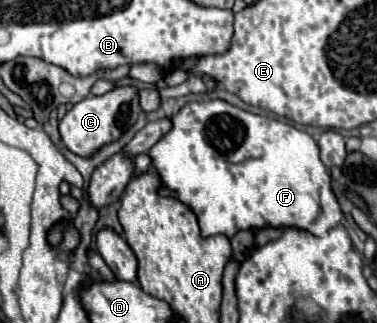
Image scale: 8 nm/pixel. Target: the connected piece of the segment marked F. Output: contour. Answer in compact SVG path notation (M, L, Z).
M223 100L189 102L173 118L173 128L151 150L153 170L159 172L163 190L189 204L199 218L201 236L209 238L223 234L229 240L239 230L263 228L297 228L299 222L309 222L307 232L321 234L341 224L345 212L331 186L331 174L319 158L319 144L303 130L291 124L281 124L275 118L257 116L231 106Z

